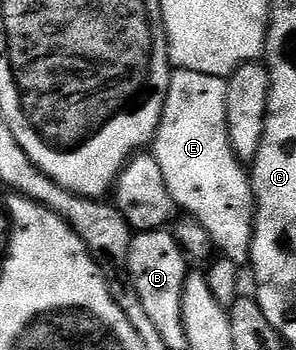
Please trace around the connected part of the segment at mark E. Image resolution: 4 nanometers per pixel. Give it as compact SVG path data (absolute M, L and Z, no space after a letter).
M177 68L169 78L169 93L161 121L157 127L155 148L159 153L159 170L163 170L163 182L167 182L167 190L171 190L174 205L184 215L194 216L211 234L214 249L224 259L238 266L248 265L251 260L253 244L253 182L246 165L236 159L231 146L231 138L227 130L227 90L226 77L199 74L195 70Z

